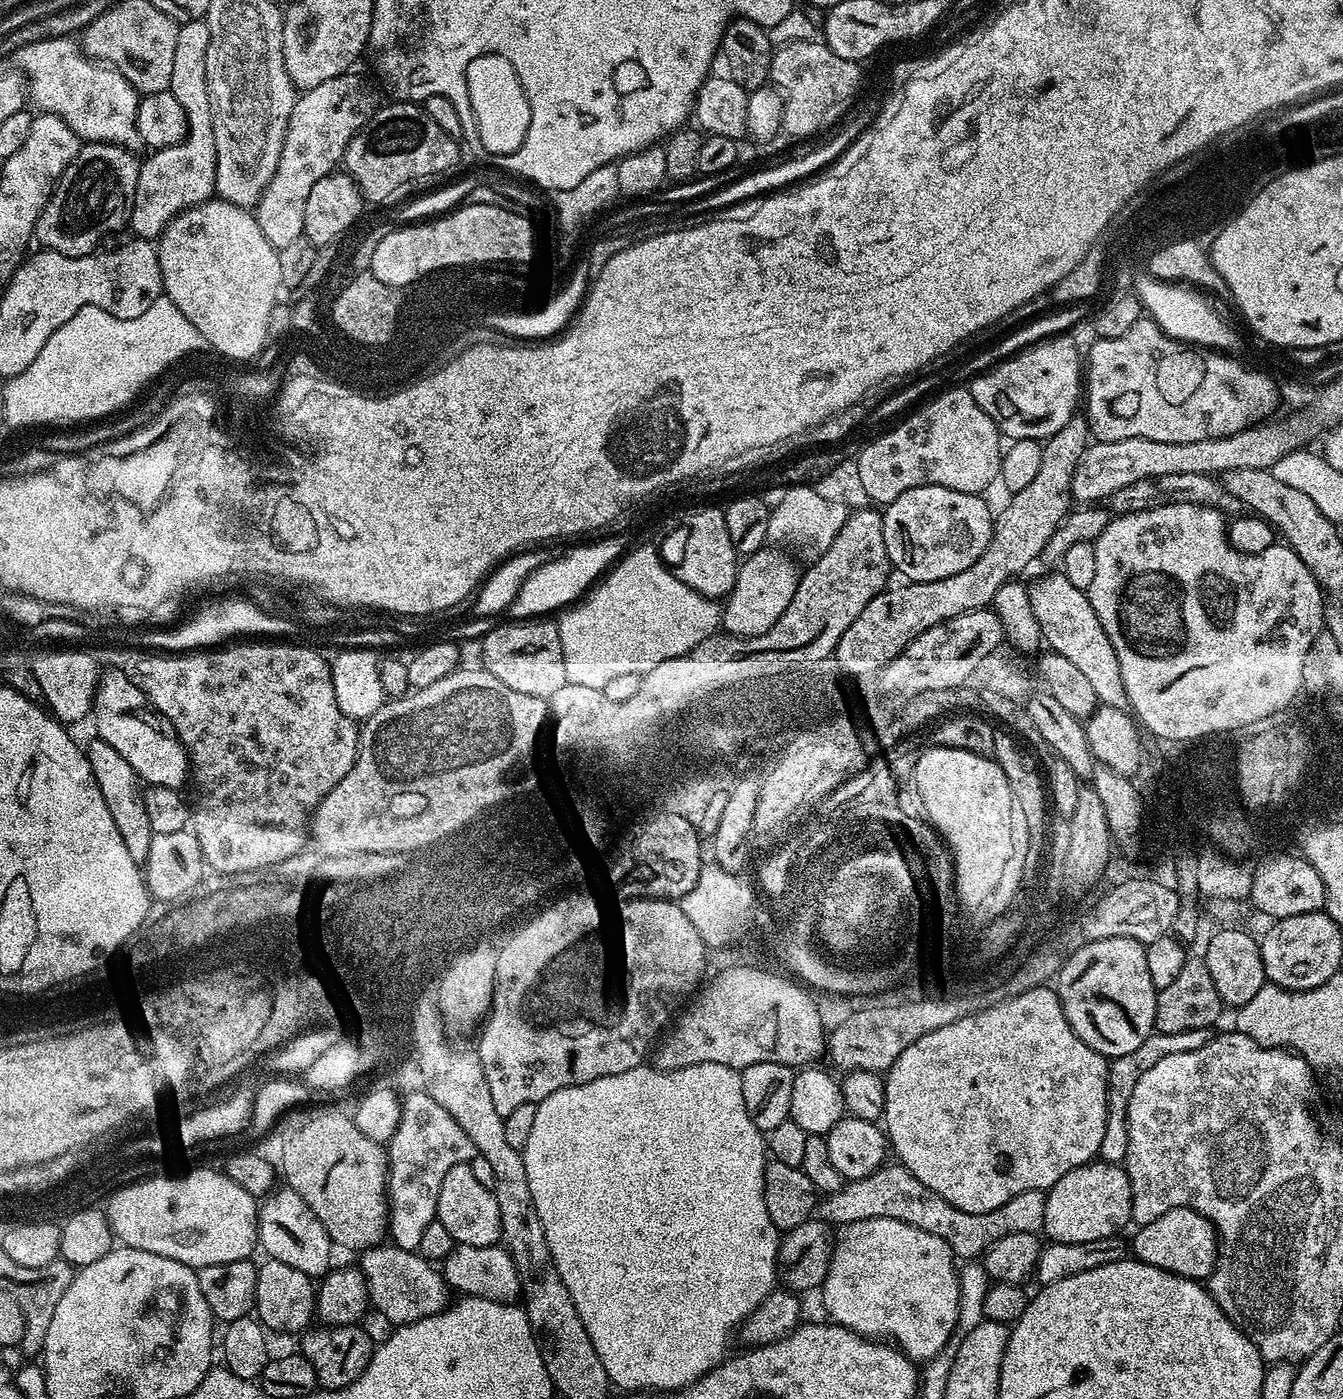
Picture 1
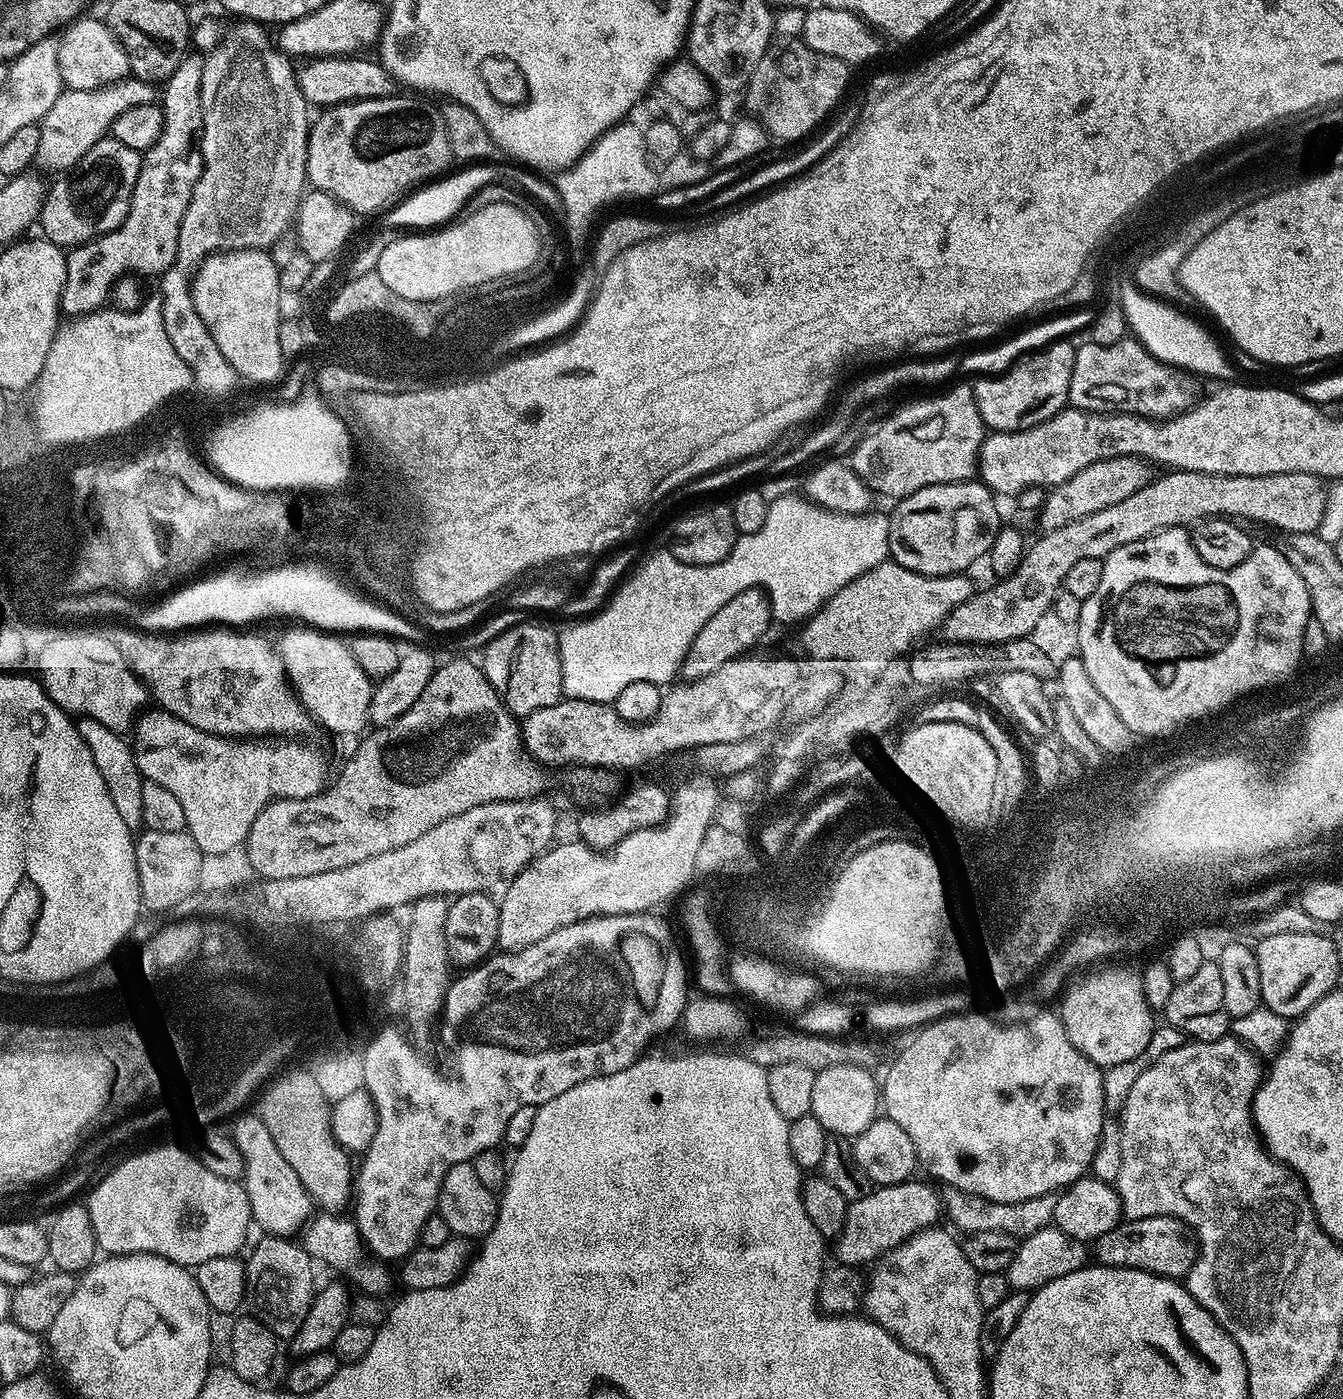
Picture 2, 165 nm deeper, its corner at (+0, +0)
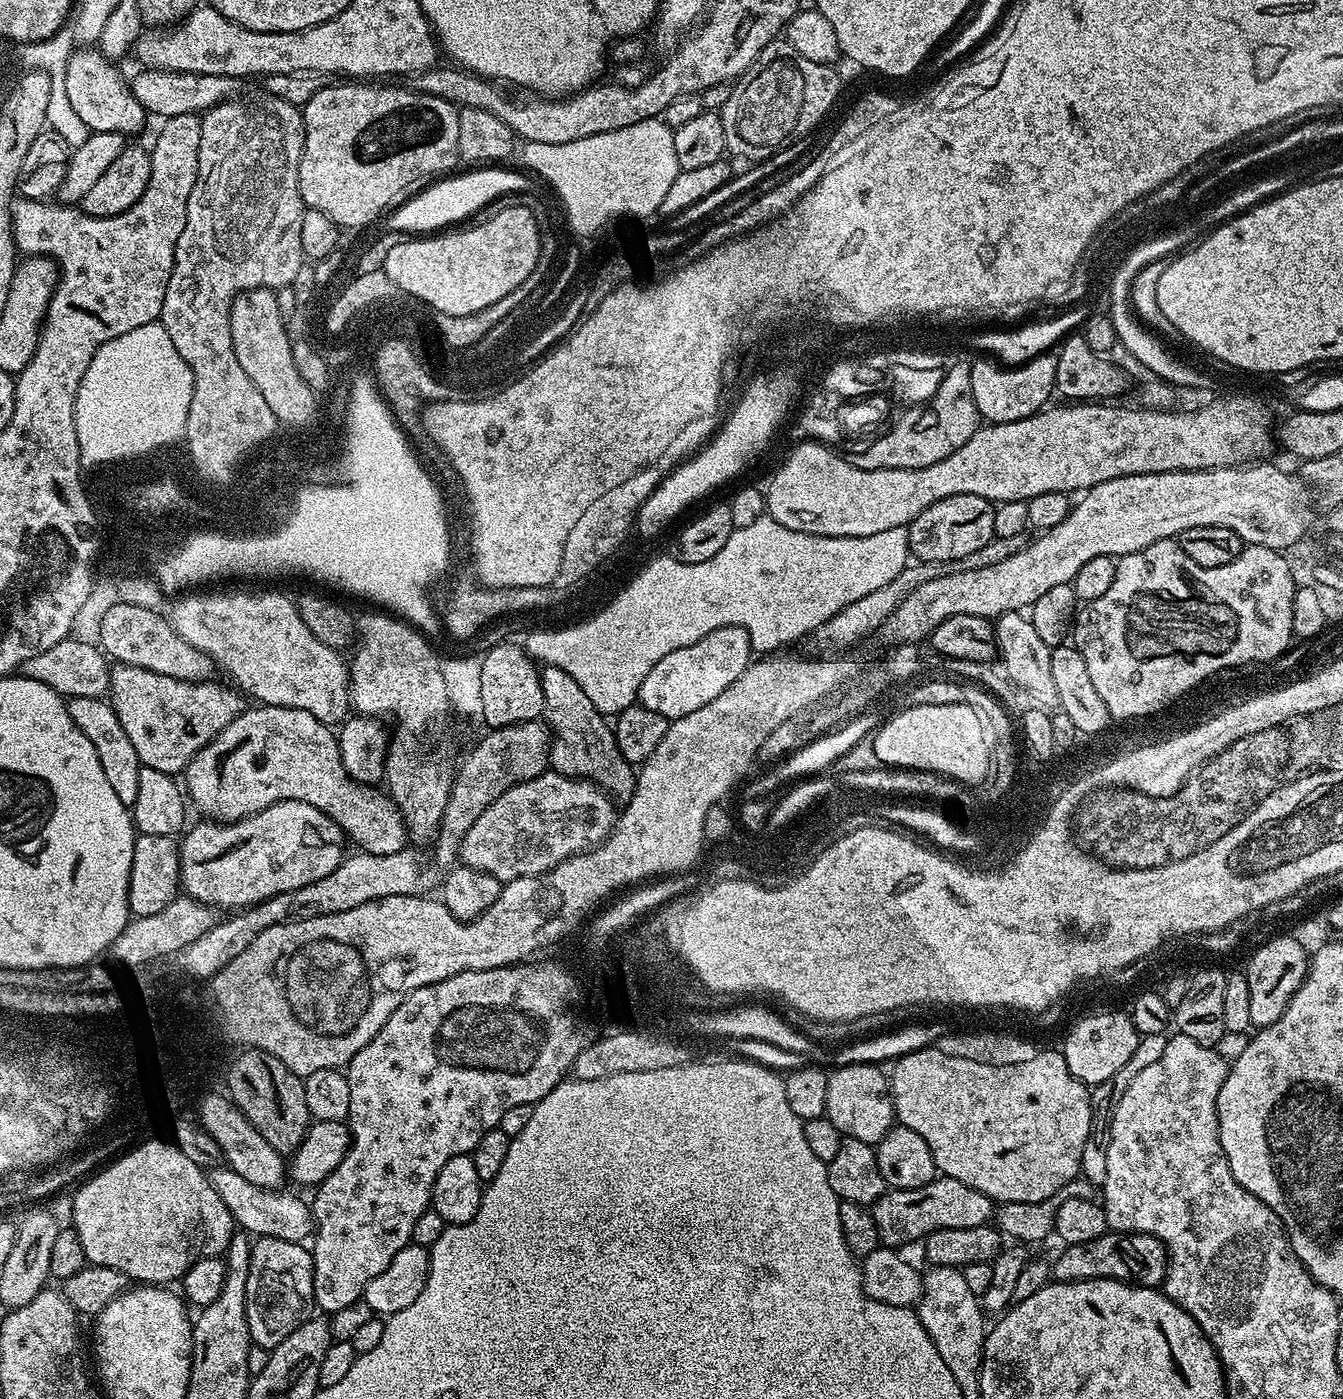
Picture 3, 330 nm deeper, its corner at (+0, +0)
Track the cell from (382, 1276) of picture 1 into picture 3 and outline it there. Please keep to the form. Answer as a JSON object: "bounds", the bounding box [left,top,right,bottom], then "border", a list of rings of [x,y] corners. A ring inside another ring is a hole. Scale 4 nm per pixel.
{"bounds":[209,1166,314,1244],"border":[[[227,1166],[213,1167],[209,1171],[209,1180],[214,1190],[218,1190],[218,1198],[226,1202],[226,1210],[230,1210],[233,1221],[240,1224],[245,1233],[253,1237],[273,1236],[289,1240],[295,1244],[307,1241],[314,1232],[312,1210],[307,1199],[299,1200],[292,1192],[256,1186]]]}

